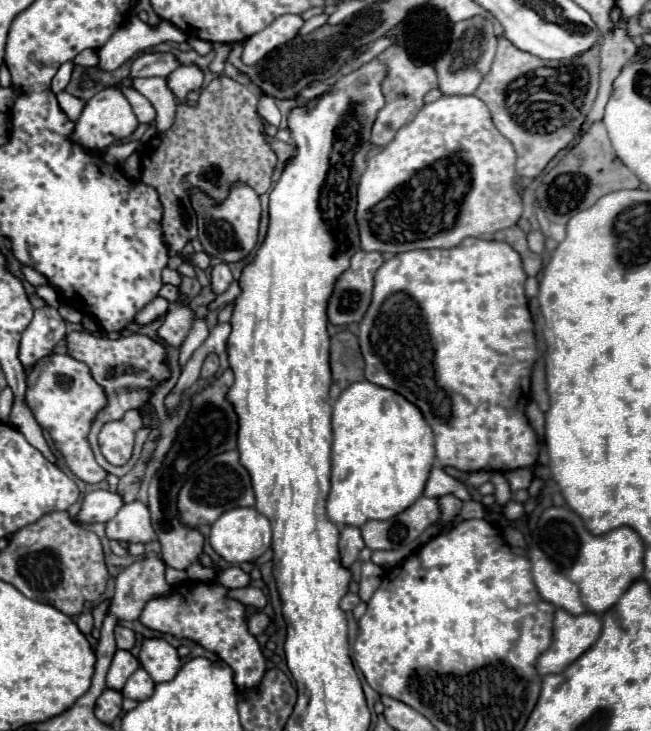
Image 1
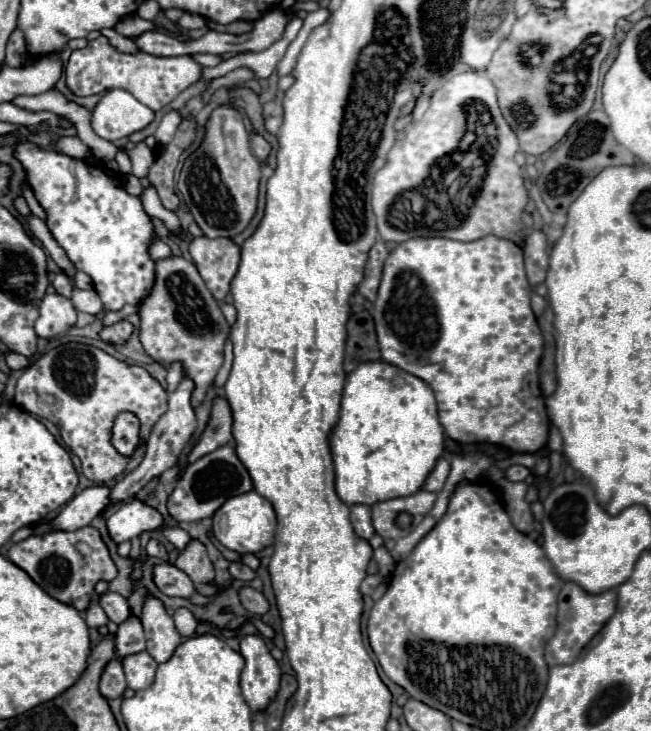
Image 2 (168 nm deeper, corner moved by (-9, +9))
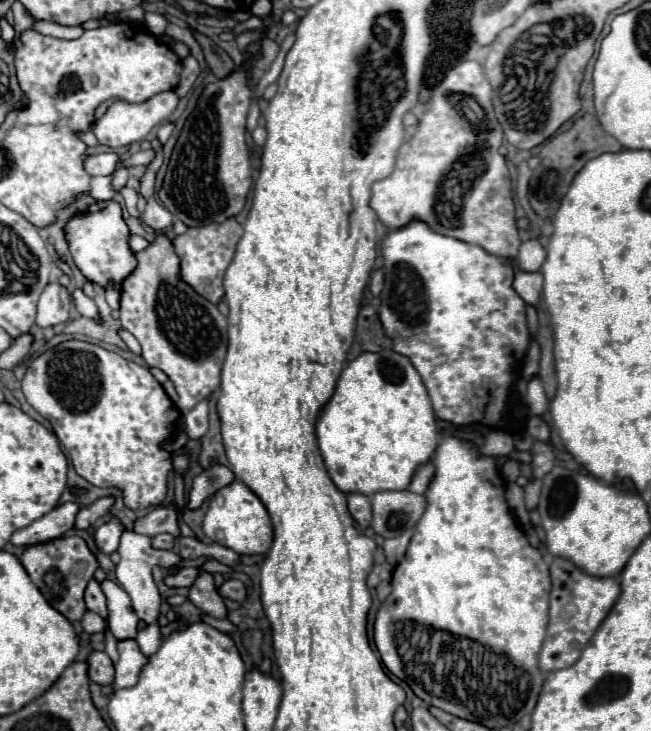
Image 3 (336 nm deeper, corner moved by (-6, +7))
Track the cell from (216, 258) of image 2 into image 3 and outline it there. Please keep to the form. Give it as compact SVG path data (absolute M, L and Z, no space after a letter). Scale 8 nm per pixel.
M230 219L230 221L224 221L222 225L212 225L212 229L200 229L200 227L188 229L184 235L178 235L174 239L174 249L182 263L182 279L212 303L220 303L220 299L224 297L222 279L224 279L226 267L234 257L240 237L242 237L242 227L238 225L236 219Z

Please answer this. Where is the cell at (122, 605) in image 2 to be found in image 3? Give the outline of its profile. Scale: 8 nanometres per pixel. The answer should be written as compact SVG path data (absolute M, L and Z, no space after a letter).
M92 579L86 587L86 595L84 595L84 601L86 601L86 607L94 613L98 613L100 617L108 619L108 607L106 607L106 595L102 591L102 587Z

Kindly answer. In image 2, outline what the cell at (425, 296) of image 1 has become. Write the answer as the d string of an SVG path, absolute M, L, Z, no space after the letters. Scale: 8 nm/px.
M489 235L479 241L463 243L463 241L453 241L445 237L417 237L417 239L407 239L405 243L399 243L389 253L383 267L379 295L377 295L377 301L373 303L373 319L375 319L375 331L377 331L381 355L383 355L383 361L397 365L407 373L423 379L433 389L437 397L437 407L439 407L439 421L451 439L461 443L505 445L515 453L537 453L541 447L545 447L547 433L549 433L549 427L547 427L549 419L547 419L545 399L539 389L539 377L537 377L537 365L543 353L543 337L541 337L537 319L531 311L529 295L531 295L531 289L529 289L529 281L523 267L523 251L521 247L517 247L513 241L507 241L507 239Z

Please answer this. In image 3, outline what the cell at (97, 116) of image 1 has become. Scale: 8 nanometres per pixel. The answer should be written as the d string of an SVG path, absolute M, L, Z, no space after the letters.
M166 91L166 93L158 93L154 97L150 97L144 103L128 103L128 101L114 101L108 111L96 121L94 125L94 135L98 137L100 143L108 145L108 147L122 147L122 145L130 145L134 141L142 141L156 125L160 125L162 121L166 121L170 117L170 113L176 109L178 105L178 95L174 91Z

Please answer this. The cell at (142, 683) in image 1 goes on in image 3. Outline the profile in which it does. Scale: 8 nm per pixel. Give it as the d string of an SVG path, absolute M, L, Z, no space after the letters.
M134 639L118 641L118 653L120 653L120 659L116 663L114 689L134 687L138 683L140 671L144 669L148 657L140 651L140 647L138 647L138 643Z

